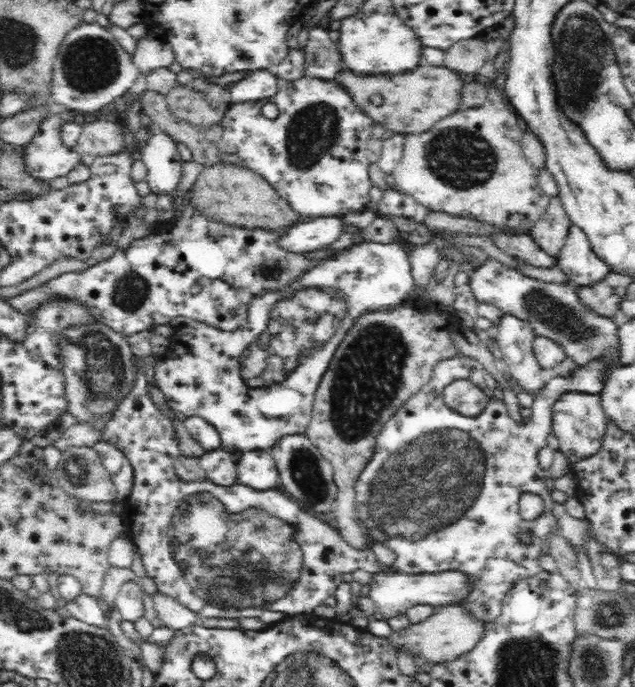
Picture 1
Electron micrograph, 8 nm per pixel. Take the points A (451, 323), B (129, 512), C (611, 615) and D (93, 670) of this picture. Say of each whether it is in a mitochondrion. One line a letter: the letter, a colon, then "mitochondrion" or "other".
A: other
B: other
C: mitochondrion
D: mitochondrion

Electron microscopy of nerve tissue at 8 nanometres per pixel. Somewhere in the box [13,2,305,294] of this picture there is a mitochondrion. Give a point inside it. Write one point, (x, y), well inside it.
(90, 62)

